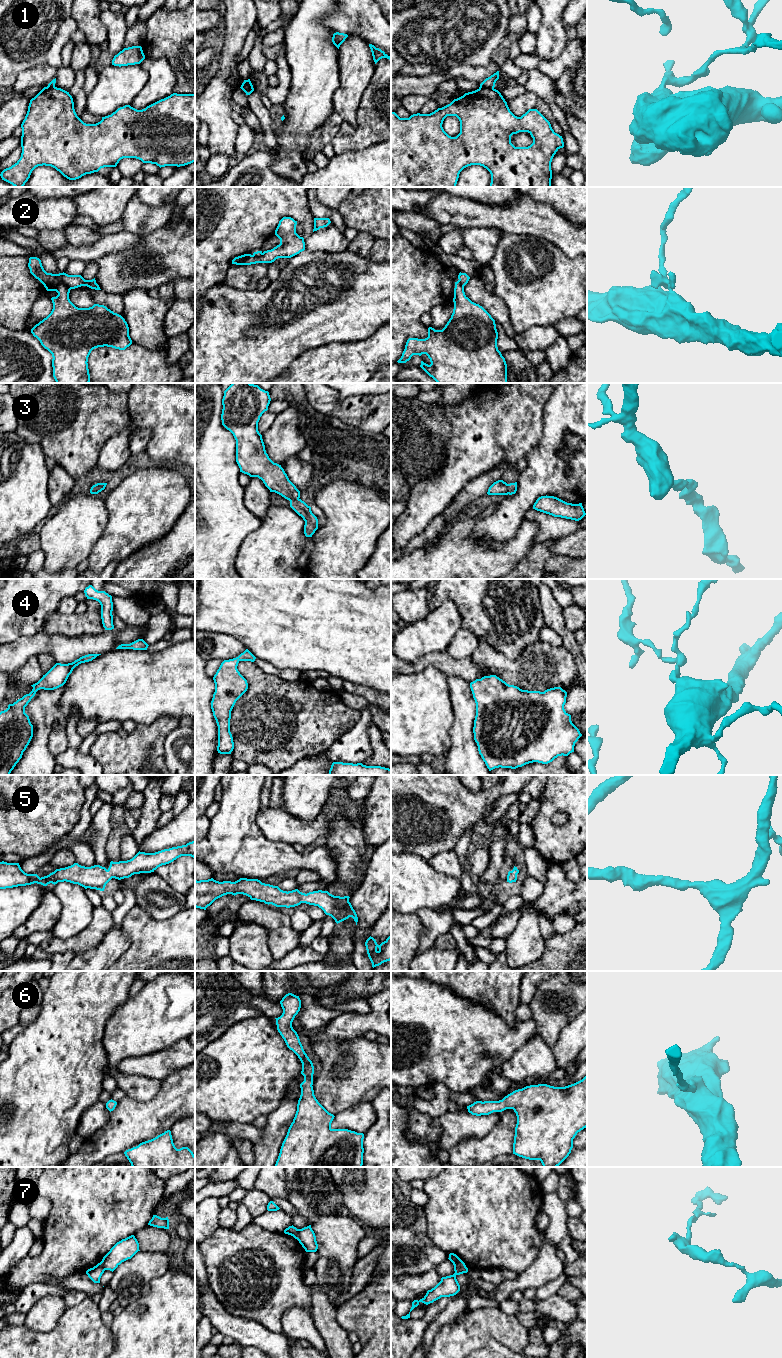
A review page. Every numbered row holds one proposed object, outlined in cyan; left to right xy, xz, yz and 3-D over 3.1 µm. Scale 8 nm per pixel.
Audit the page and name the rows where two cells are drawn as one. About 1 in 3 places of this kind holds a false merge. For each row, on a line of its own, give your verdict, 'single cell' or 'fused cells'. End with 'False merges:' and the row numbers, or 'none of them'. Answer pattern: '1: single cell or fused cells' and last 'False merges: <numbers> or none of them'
1: fused cells
2: fused cells
3: single cell
4: single cell
5: single cell
6: single cell
7: fused cells
False merges: 1, 2, 7

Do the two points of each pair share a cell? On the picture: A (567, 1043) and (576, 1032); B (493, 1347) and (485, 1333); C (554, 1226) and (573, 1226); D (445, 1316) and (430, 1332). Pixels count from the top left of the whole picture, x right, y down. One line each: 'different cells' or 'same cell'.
A: same cell
B: different cells
C: different cells
D: same cell

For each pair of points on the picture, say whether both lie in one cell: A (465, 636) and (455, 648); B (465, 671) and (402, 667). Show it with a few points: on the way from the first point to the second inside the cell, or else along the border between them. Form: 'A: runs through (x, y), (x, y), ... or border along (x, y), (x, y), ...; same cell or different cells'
A: runs through (464, 639), (458, 645); same cell
B: runs through (449, 665), (443, 661), (425, 661), (418, 666); same cell

